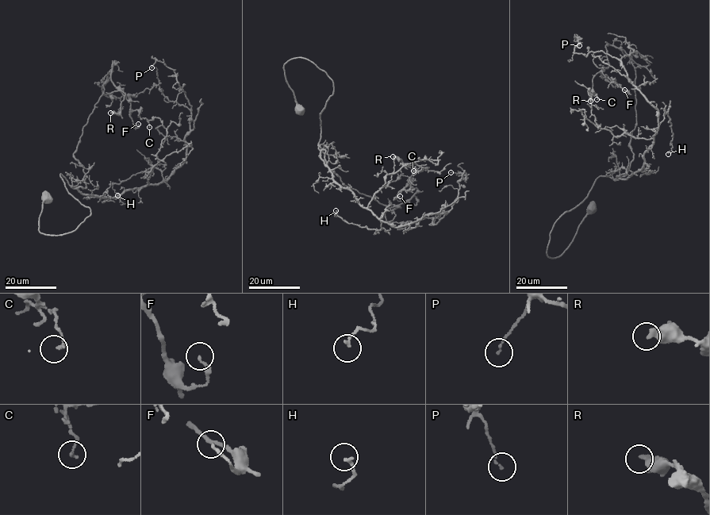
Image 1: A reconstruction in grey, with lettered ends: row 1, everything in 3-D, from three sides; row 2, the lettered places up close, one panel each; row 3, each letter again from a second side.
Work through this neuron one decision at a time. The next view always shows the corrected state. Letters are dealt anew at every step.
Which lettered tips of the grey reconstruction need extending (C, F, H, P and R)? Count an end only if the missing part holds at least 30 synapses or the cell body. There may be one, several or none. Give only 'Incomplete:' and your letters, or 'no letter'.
Incomplete: no letter

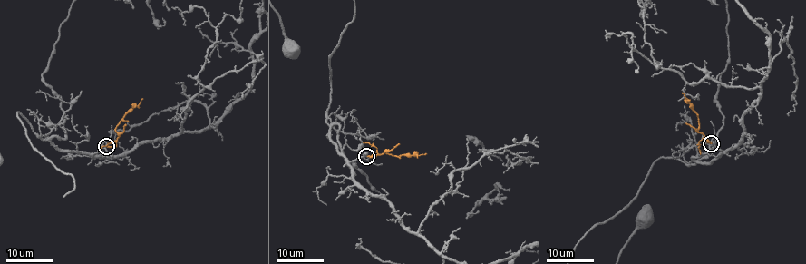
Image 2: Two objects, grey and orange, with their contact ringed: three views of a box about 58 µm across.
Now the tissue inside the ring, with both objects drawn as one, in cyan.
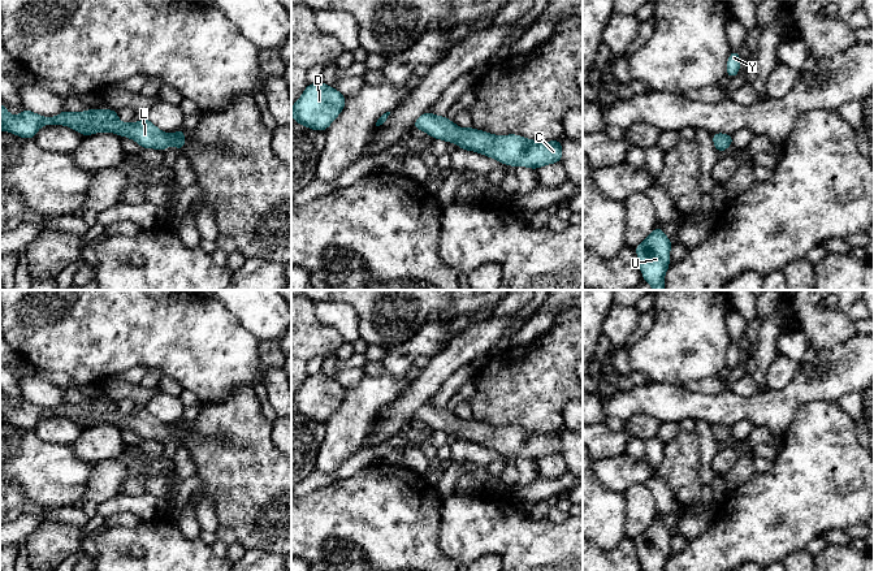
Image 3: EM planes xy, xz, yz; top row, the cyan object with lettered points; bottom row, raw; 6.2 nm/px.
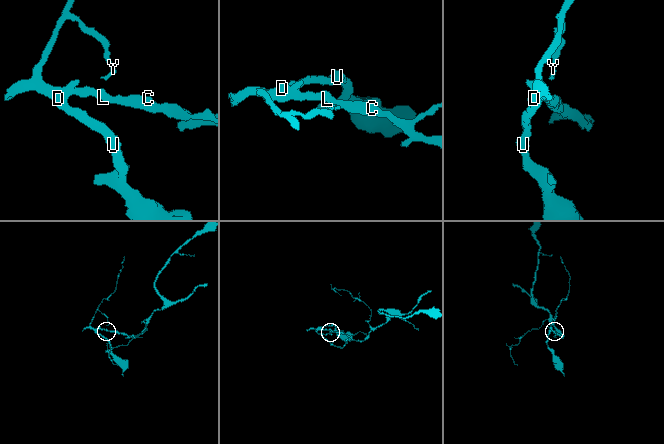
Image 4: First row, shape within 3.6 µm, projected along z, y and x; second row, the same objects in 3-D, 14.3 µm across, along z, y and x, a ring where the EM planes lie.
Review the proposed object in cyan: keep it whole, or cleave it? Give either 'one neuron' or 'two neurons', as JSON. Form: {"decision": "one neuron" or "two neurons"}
{"decision": "one neuron"}

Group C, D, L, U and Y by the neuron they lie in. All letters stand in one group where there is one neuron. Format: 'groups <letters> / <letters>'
groups C D L U Y

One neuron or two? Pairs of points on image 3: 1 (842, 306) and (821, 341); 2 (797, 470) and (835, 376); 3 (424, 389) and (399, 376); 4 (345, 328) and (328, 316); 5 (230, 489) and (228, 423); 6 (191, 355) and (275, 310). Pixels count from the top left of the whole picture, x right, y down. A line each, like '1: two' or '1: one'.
1: one
2: two
3: two
4: one
5: one
6: two

